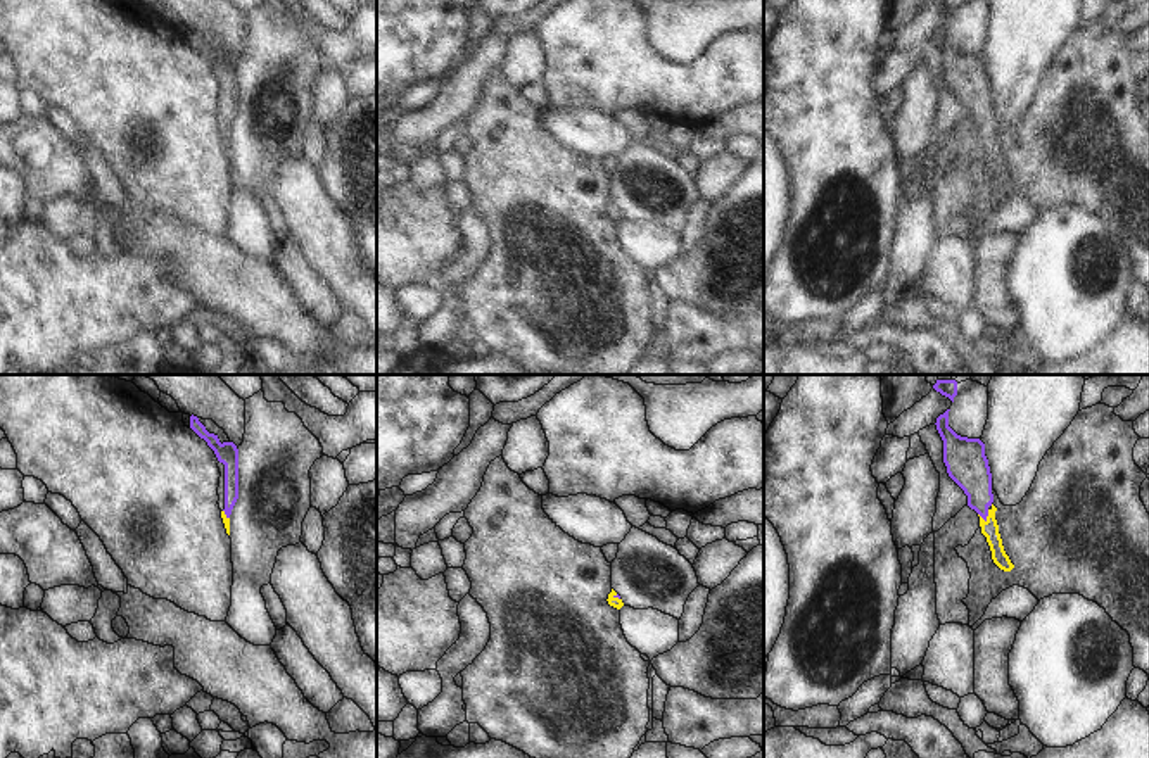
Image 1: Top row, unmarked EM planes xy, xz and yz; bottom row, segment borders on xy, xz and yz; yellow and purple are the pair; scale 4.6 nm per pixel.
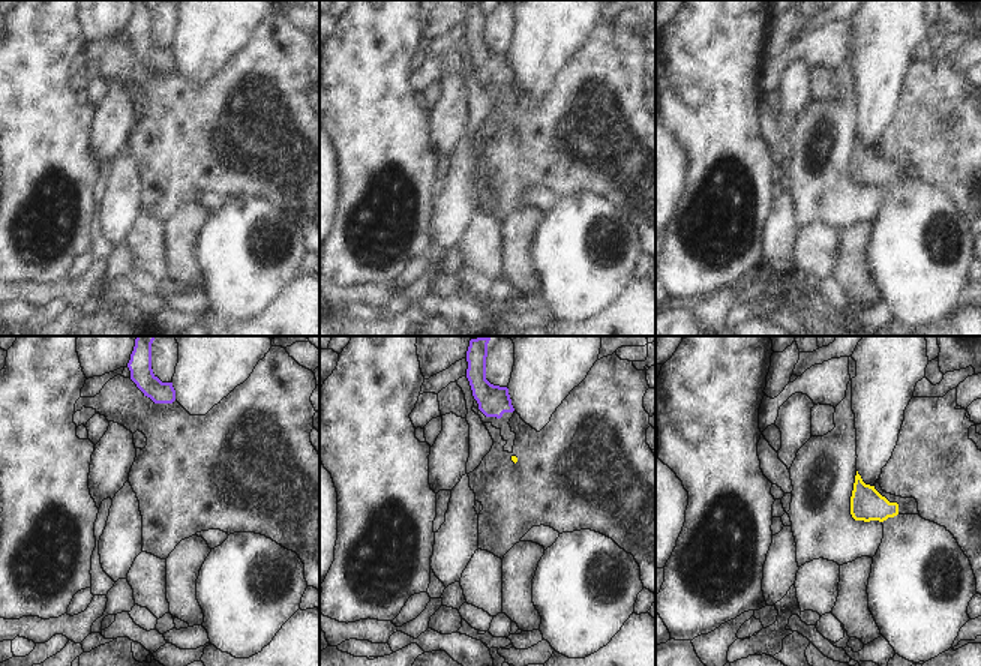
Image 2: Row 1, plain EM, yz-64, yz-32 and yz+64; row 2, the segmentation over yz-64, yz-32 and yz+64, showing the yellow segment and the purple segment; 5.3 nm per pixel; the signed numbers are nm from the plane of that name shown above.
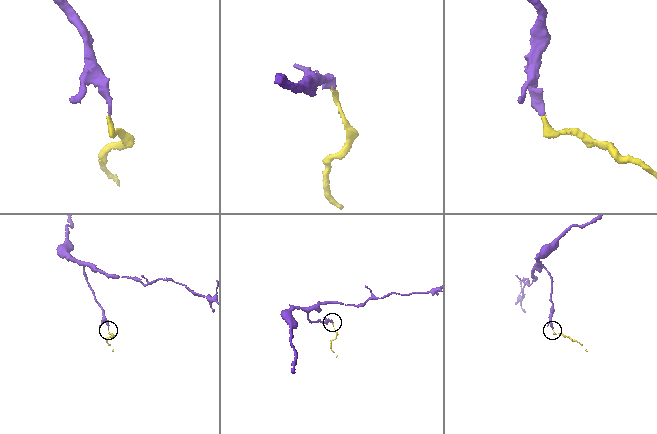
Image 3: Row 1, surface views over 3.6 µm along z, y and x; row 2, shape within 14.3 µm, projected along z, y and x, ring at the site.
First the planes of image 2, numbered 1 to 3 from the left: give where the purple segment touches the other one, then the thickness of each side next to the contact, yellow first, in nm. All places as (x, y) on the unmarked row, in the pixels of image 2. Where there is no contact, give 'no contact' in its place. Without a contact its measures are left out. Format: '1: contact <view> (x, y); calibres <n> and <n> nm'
1: no contact
2: no contact
3: no contact

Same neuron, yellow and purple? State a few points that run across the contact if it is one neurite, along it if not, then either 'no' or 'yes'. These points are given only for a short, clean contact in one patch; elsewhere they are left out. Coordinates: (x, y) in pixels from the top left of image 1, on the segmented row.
yz (989, 529), (987, 517), (968, 467) | yes

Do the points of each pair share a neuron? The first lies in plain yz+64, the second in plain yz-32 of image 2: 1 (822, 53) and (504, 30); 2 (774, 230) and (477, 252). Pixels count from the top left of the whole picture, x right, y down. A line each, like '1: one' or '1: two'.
1: one
2: two

